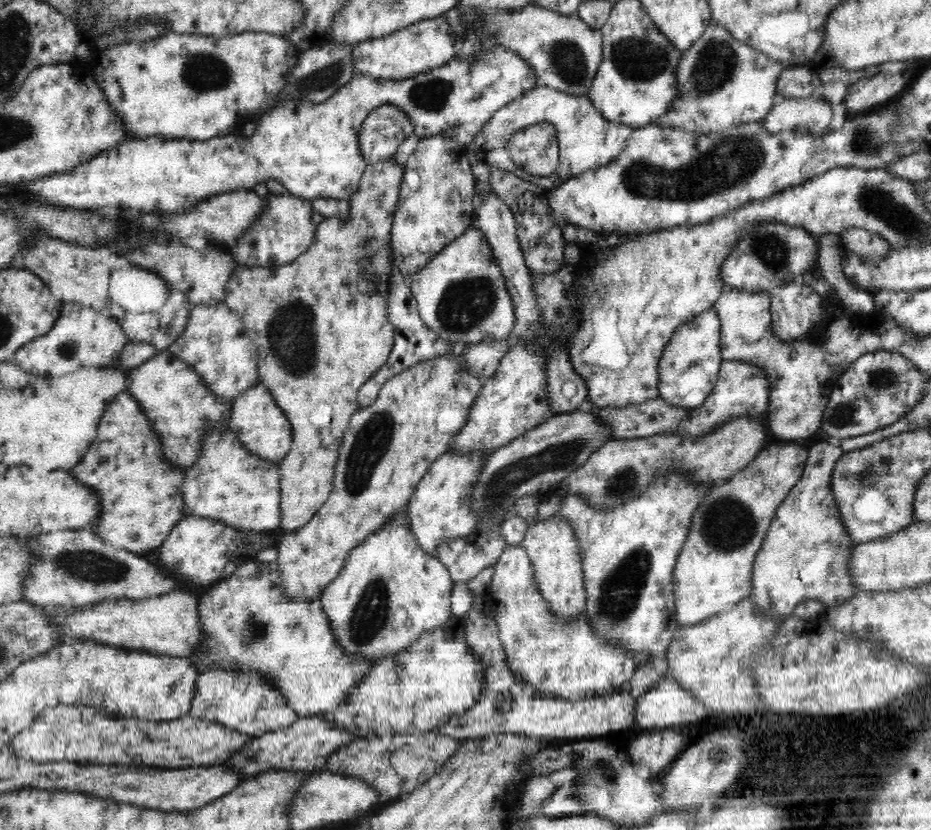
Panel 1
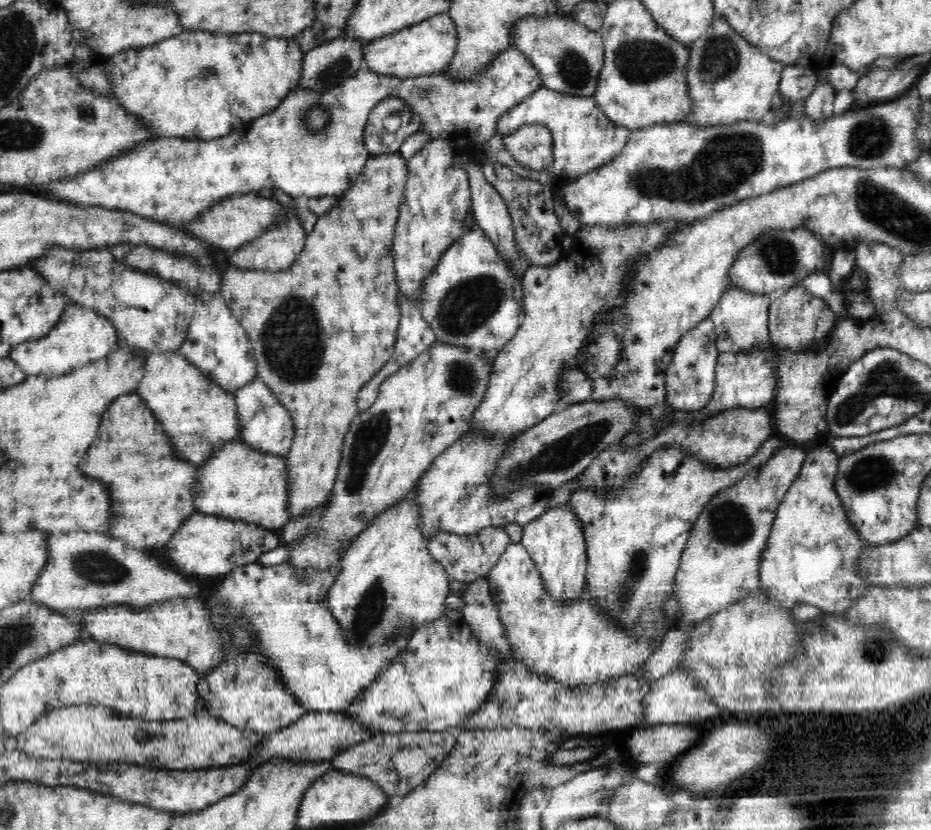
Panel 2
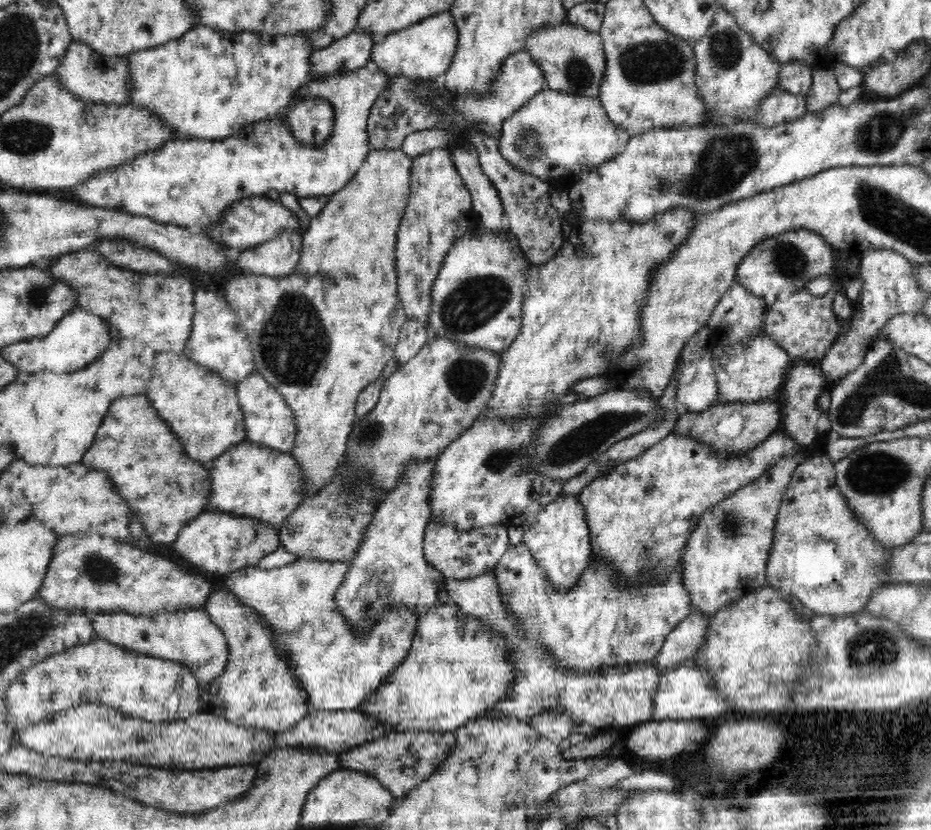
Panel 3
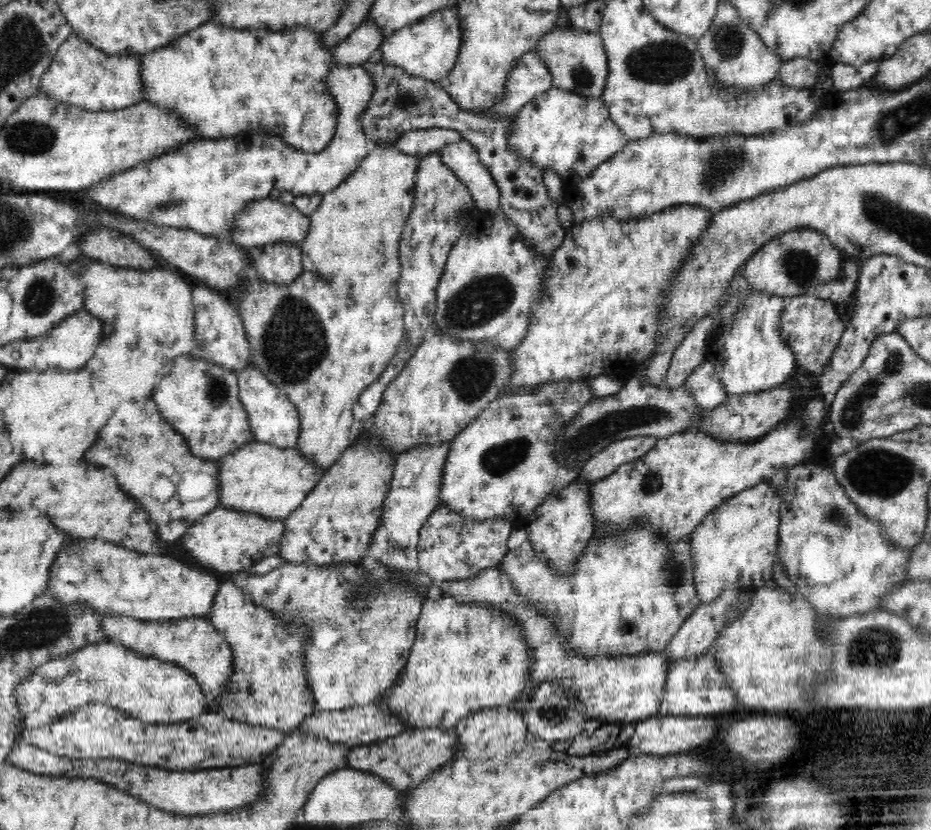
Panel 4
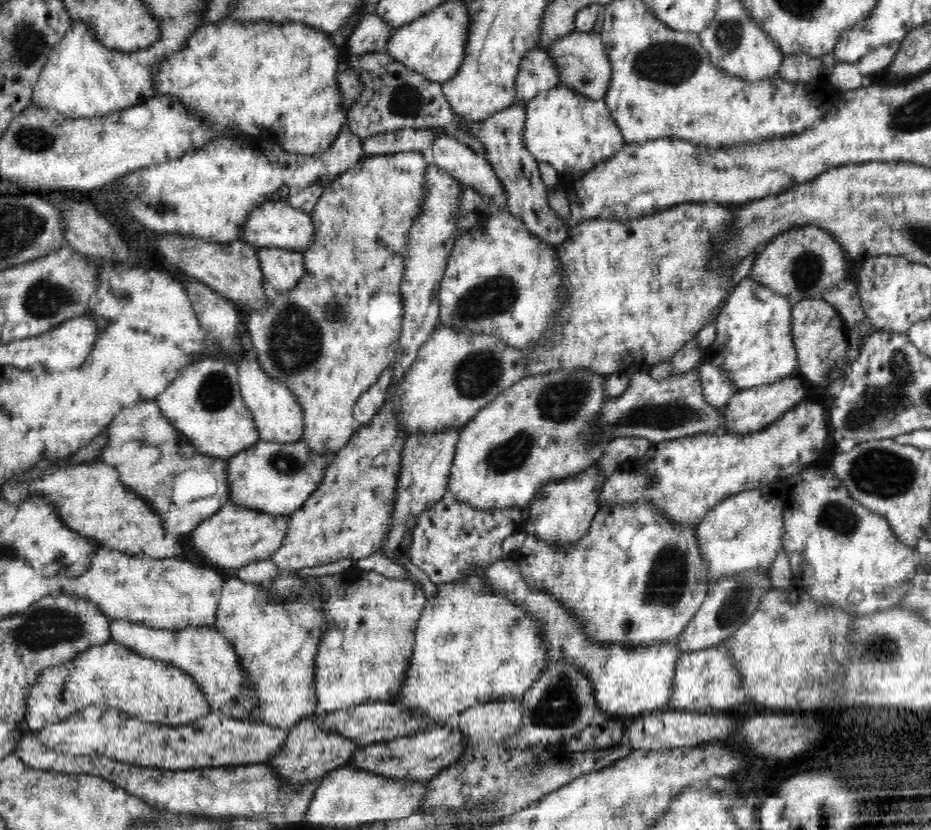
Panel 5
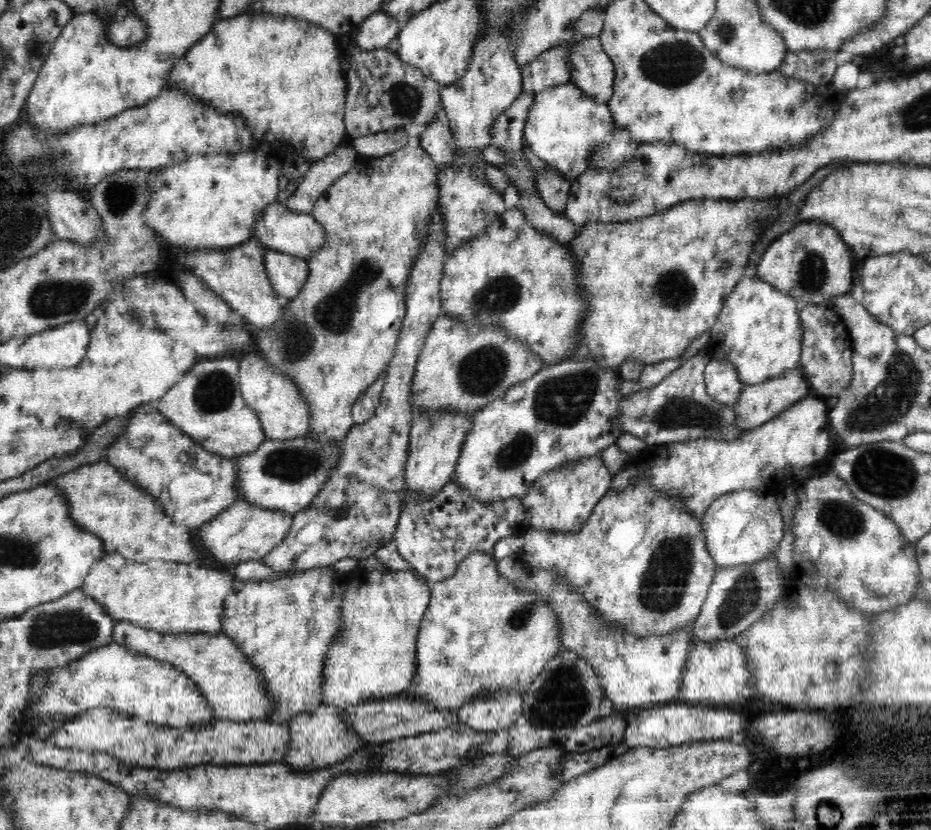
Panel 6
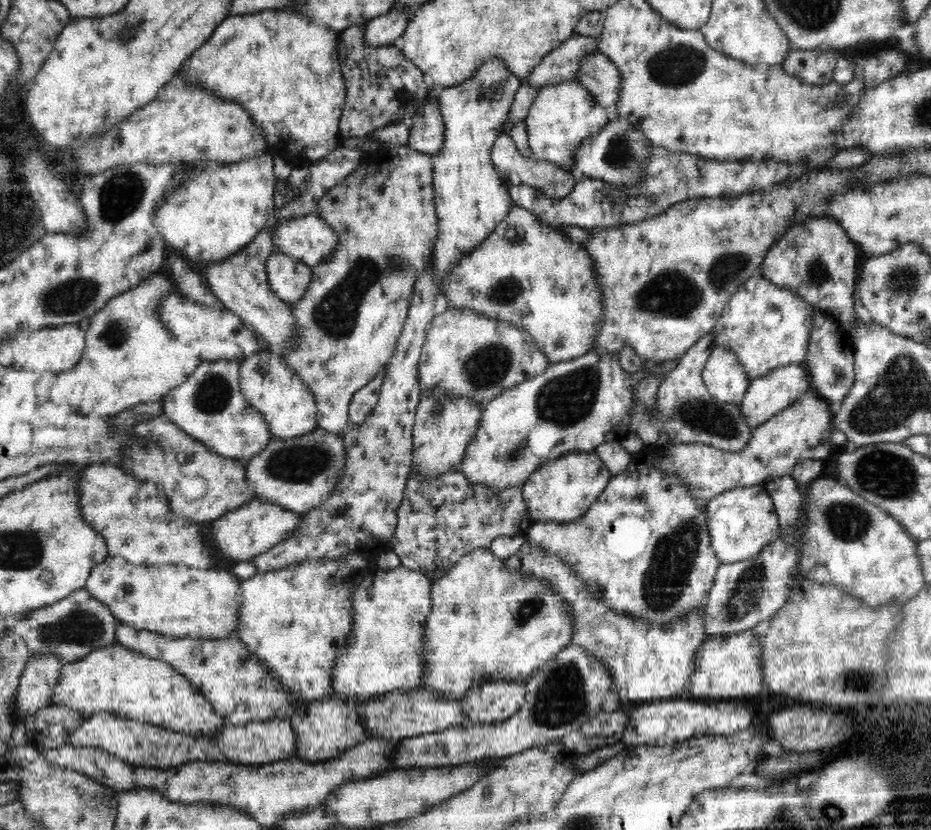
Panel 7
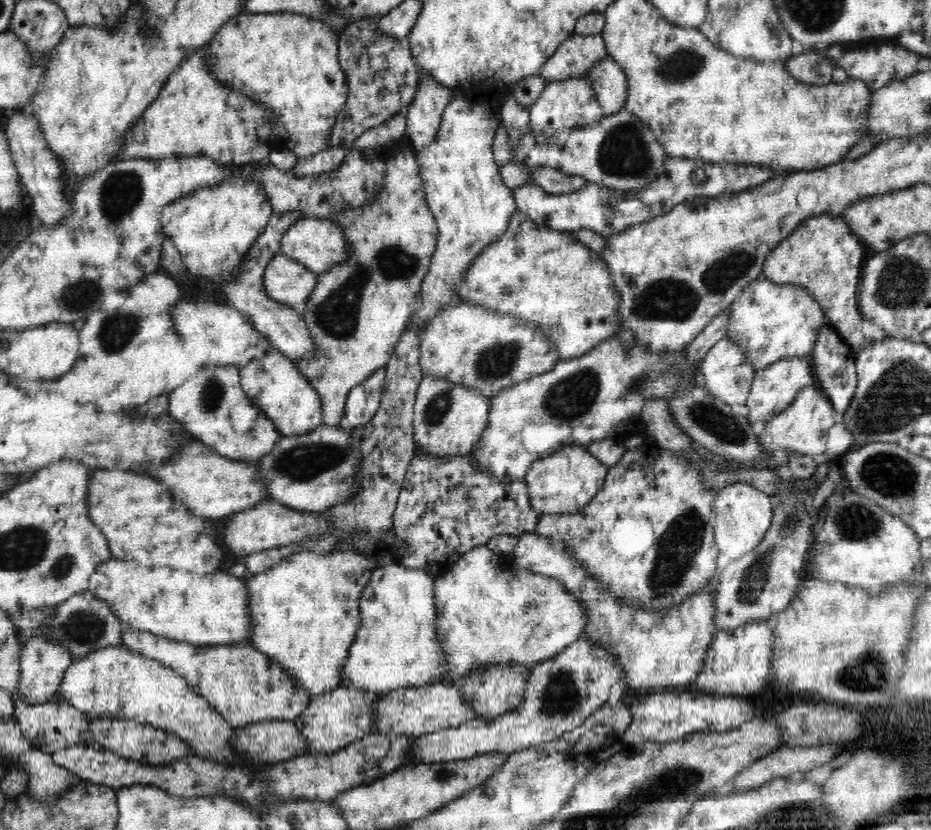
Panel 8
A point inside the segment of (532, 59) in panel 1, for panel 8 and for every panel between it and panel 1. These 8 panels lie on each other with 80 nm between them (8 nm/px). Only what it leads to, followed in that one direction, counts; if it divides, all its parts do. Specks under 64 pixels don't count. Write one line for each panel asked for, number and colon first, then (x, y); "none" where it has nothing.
2: (569, 57)
3: (572, 58)
4: (577, 60)
5: (584, 66)
6: (593, 72)
7: (599, 75)
8: (609, 81)

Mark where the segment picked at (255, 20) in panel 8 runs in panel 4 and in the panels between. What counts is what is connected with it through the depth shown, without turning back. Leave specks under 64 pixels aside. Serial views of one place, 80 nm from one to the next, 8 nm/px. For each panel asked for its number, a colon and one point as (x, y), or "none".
4: (224, 81)
5: (277, 81)
6: (283, 74)
7: (281, 66)

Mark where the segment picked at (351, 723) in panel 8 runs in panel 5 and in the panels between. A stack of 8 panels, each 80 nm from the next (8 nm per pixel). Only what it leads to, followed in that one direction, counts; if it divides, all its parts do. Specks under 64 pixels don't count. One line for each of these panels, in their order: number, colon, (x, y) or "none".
5: (310, 751)
6: (320, 737)
7: (326, 727)

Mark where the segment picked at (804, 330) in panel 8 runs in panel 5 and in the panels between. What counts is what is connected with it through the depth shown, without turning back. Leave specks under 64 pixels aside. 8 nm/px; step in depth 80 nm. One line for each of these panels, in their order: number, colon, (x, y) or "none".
5: (754, 344)
6: (759, 329)
7: (767, 326)

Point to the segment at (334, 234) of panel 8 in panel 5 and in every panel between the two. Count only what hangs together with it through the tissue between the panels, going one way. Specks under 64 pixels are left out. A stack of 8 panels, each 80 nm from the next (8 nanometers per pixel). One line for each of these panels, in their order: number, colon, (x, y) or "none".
5: (275, 224)
6: (301, 235)
7: (310, 239)

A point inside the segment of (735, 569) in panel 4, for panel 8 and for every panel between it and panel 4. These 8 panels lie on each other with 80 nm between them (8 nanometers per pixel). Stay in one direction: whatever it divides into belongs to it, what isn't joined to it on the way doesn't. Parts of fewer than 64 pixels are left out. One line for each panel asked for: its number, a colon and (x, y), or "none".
5: (745, 531)
6: (741, 527)
7: (742, 521)
8: (742, 514)

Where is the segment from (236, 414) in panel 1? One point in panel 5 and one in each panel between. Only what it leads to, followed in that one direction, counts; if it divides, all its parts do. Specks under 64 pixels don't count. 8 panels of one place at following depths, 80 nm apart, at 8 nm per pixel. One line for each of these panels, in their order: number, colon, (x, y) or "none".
2: (266, 425)
3: (269, 421)
4: (273, 419)
5: (279, 417)

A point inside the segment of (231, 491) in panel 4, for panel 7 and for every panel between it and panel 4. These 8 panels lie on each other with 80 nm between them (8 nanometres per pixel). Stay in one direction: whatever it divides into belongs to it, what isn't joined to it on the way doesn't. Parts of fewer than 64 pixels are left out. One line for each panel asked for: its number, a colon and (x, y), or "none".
5: (271, 477)
6: (288, 475)
7: (299, 474)

